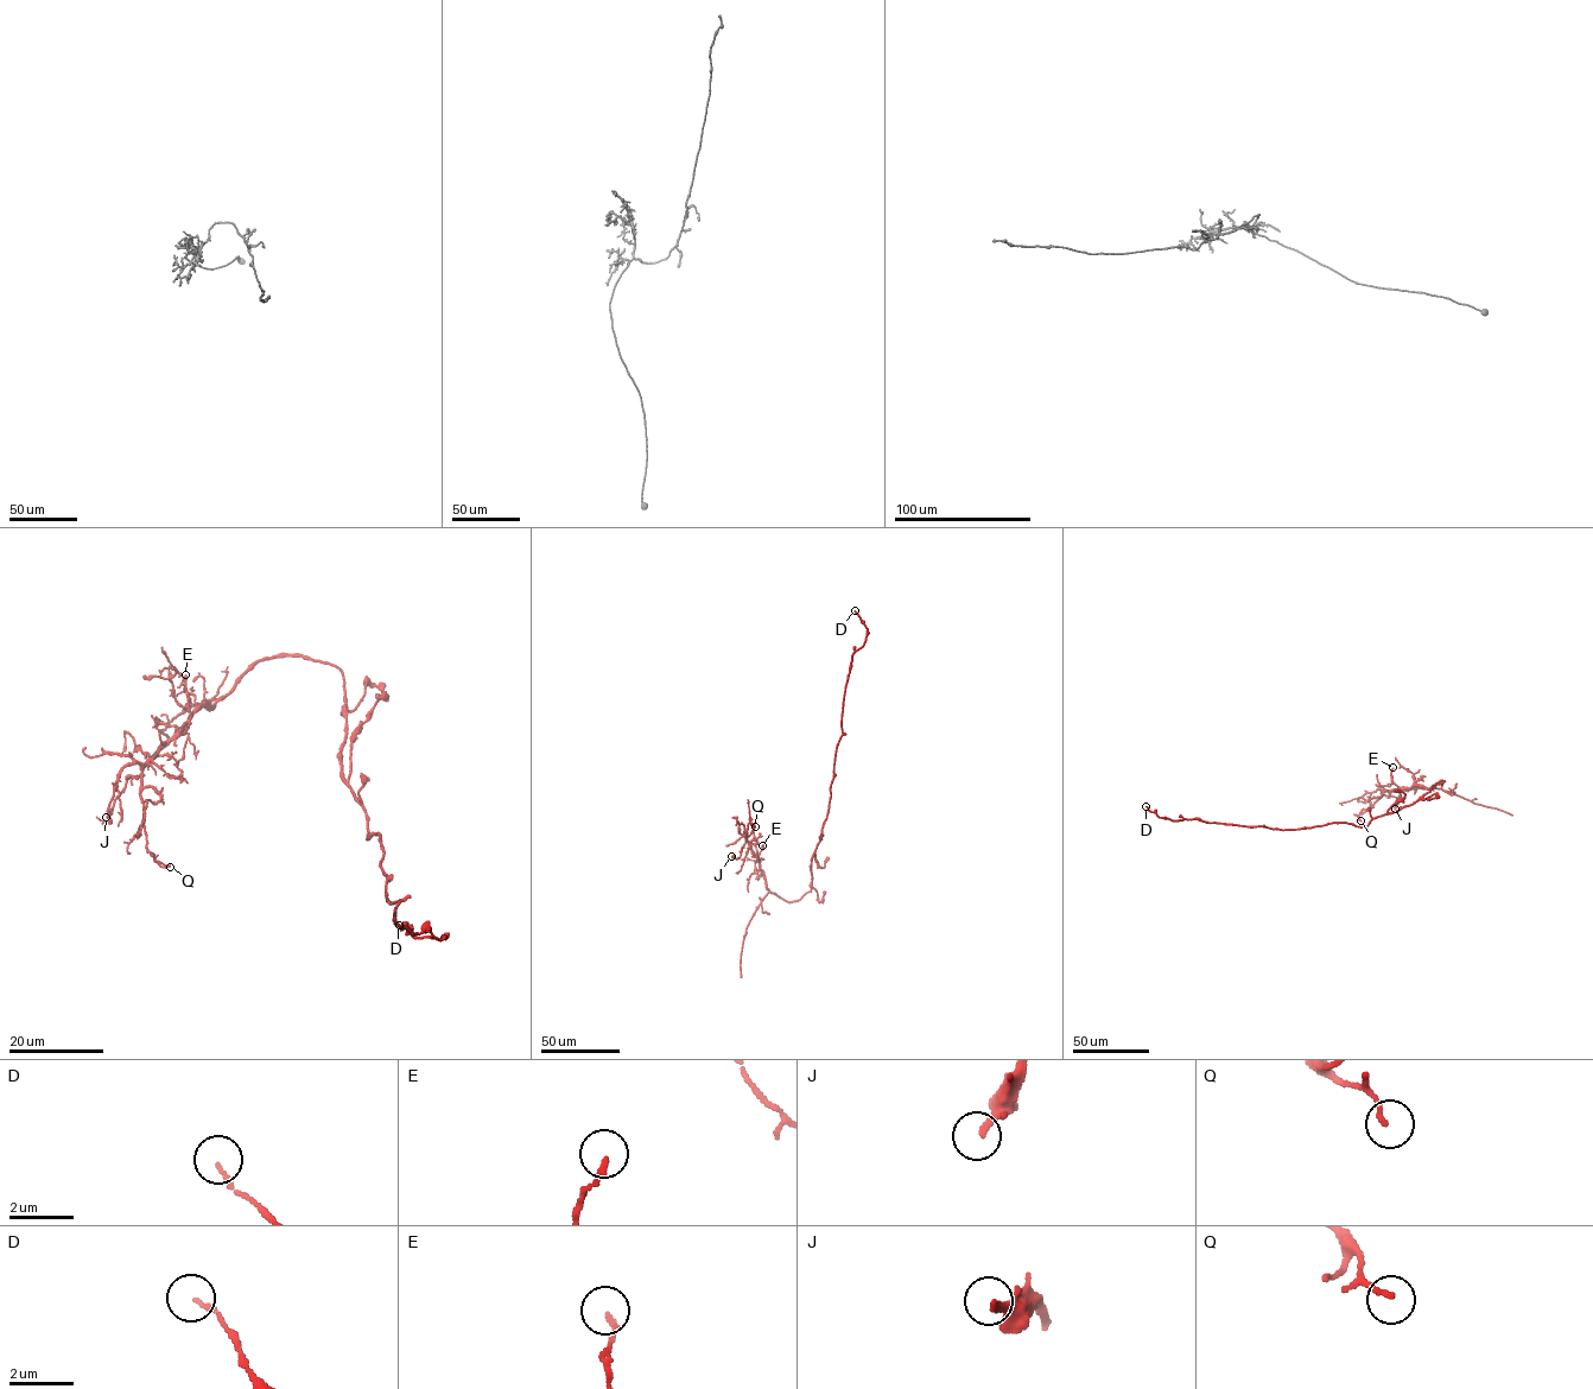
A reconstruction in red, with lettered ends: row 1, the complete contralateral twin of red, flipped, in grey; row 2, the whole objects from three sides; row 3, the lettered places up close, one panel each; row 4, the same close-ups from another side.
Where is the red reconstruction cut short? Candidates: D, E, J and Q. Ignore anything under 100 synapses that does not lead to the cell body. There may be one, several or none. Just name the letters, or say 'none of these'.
none of these

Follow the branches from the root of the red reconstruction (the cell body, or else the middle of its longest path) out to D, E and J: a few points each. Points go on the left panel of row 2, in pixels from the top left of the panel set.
D: (366, 825), (366, 839), (380, 837), (386, 901), (401, 900), (394, 924), (406, 934), (444, 938), (399, 925)
E: (366, 825), (342, 772), (347, 705), (337, 667), (264, 658), (181, 731), (190, 717), (185, 674)
J: (366, 825), (342, 772), (342, 673), (289, 655), (260, 659), (214, 705), (200, 708), (129, 777), (106, 817)

